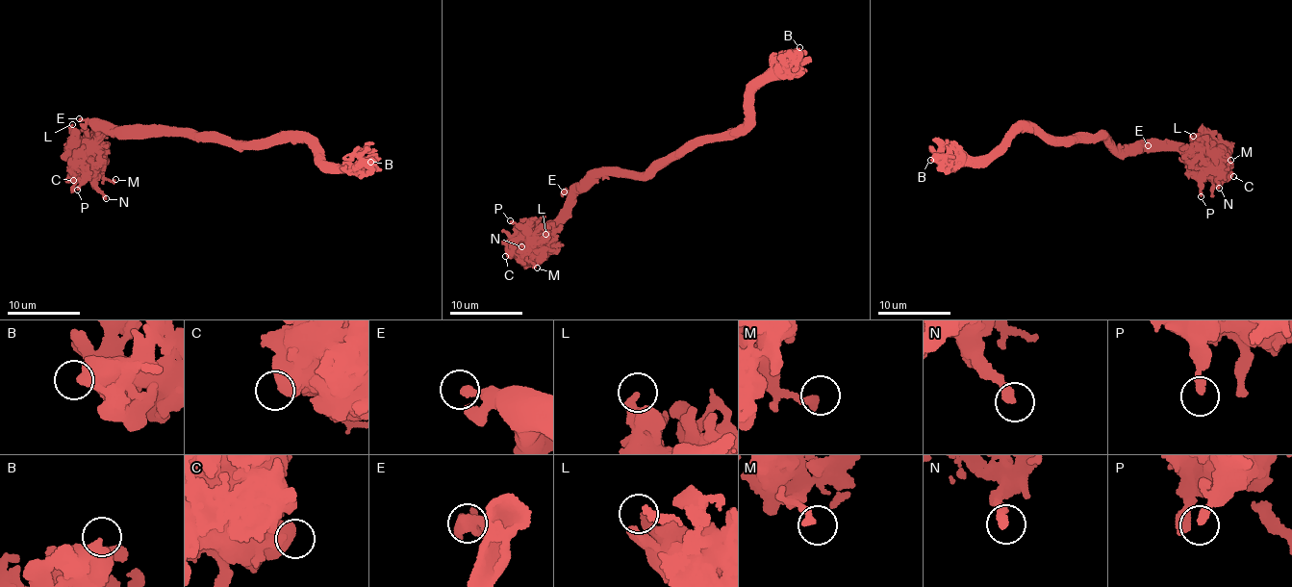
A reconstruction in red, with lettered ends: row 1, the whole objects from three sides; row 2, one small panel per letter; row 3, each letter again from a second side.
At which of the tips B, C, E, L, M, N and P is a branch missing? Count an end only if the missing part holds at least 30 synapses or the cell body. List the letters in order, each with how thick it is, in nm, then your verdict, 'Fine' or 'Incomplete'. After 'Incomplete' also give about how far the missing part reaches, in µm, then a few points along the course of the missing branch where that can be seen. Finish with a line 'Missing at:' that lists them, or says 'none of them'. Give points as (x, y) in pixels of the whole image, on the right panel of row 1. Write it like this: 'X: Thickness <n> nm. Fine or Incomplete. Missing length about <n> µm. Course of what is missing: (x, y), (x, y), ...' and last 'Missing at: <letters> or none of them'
B: Thickness 600 nm. Incomplete. Missing length about 20 µm
C: Thickness 650 nm. Fine
E: Thickness 320 nm. Fine
L: Thickness 320 nm. Fine
M: Thickness 280 nm. Fine
N: Thickness 280 nm. Fine
P: Thickness 280 nm. Fine
Missing at: B

